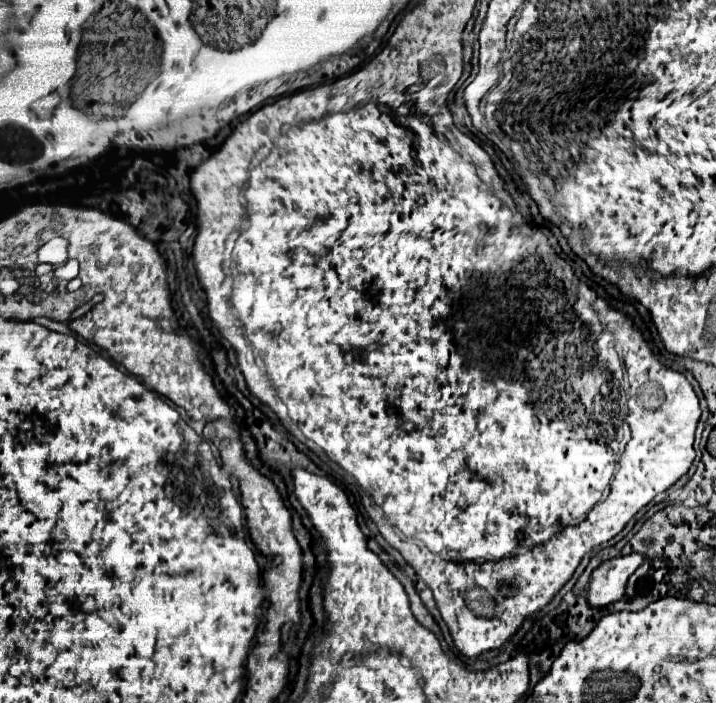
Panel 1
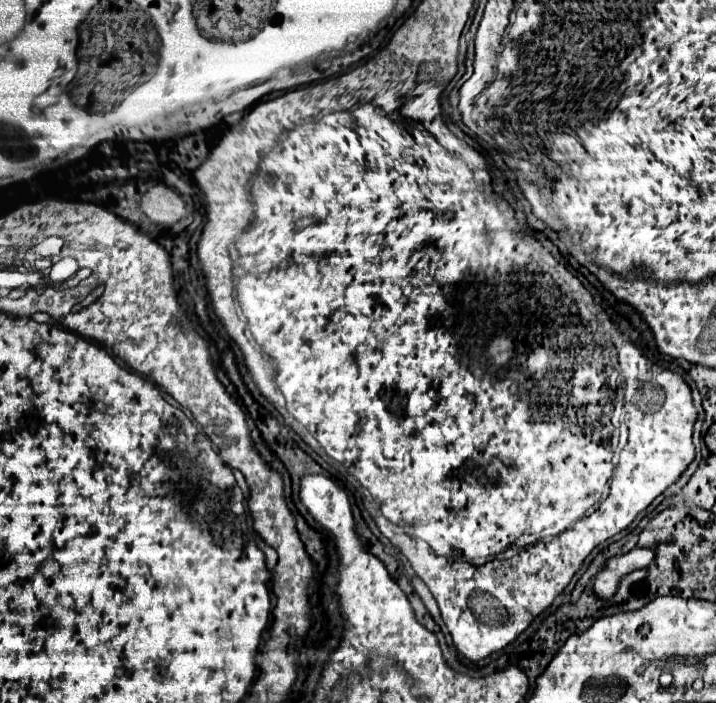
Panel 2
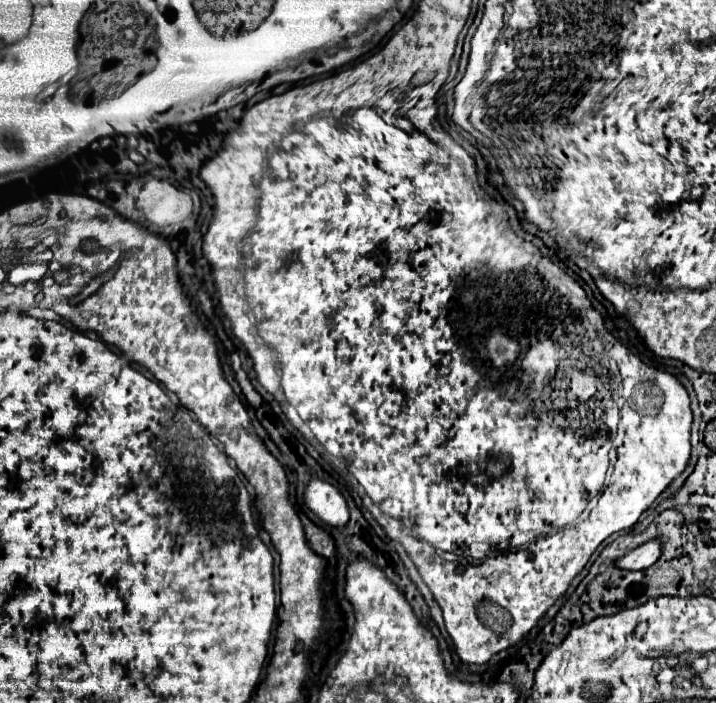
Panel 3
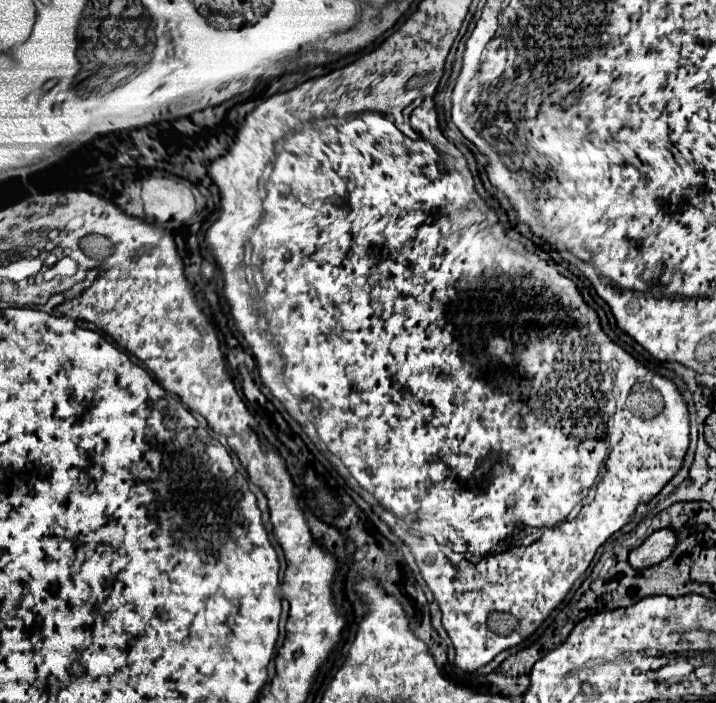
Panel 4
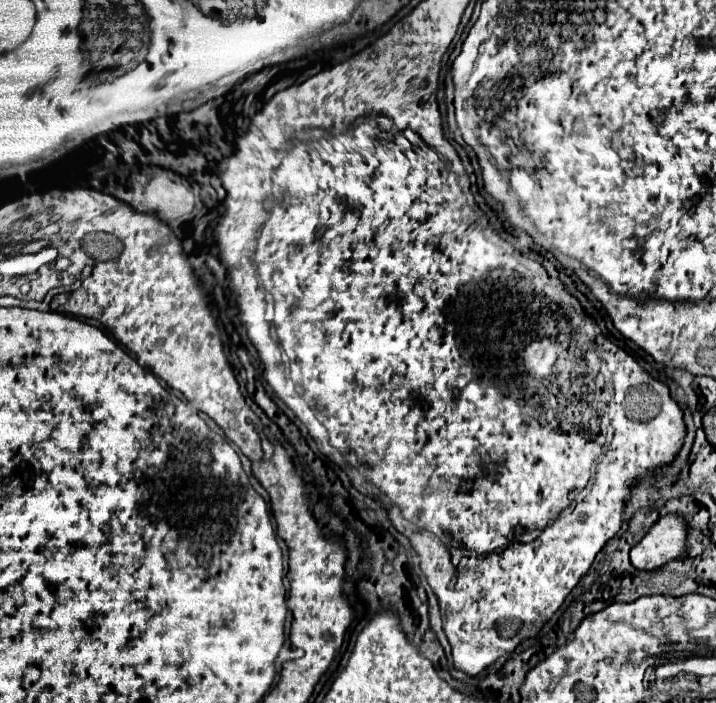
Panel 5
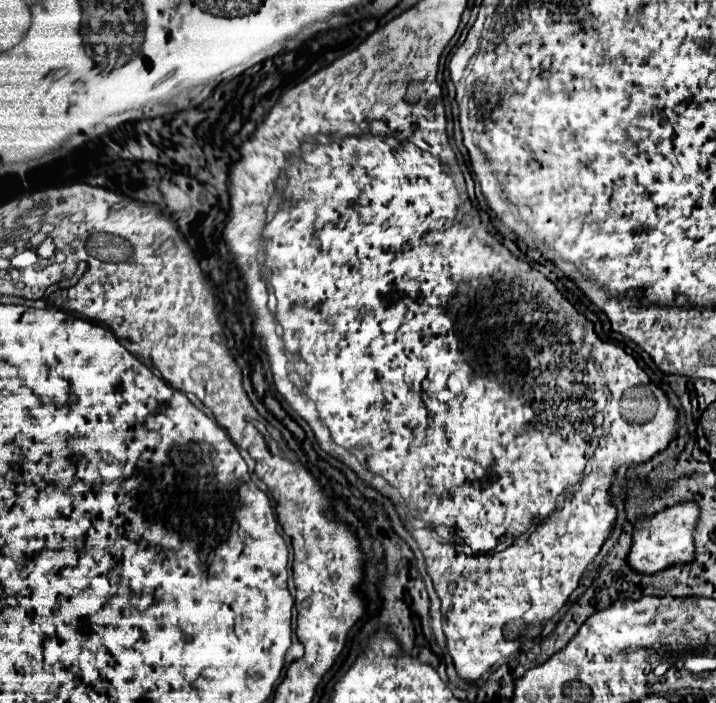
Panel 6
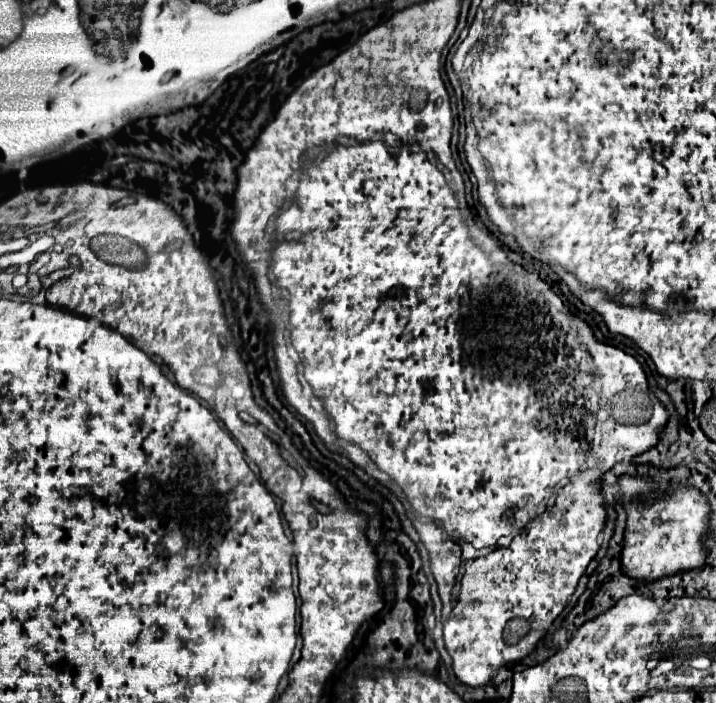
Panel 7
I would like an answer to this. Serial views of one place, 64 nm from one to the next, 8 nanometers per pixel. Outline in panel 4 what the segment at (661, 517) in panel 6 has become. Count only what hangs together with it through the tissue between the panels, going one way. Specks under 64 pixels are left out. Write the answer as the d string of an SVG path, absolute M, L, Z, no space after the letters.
M660 528L652 532L638 548L630 550L628 562L634 568L650 568L654 564L660 564L674 552L674 544L678 544L678 538L674 536L672 528Z

